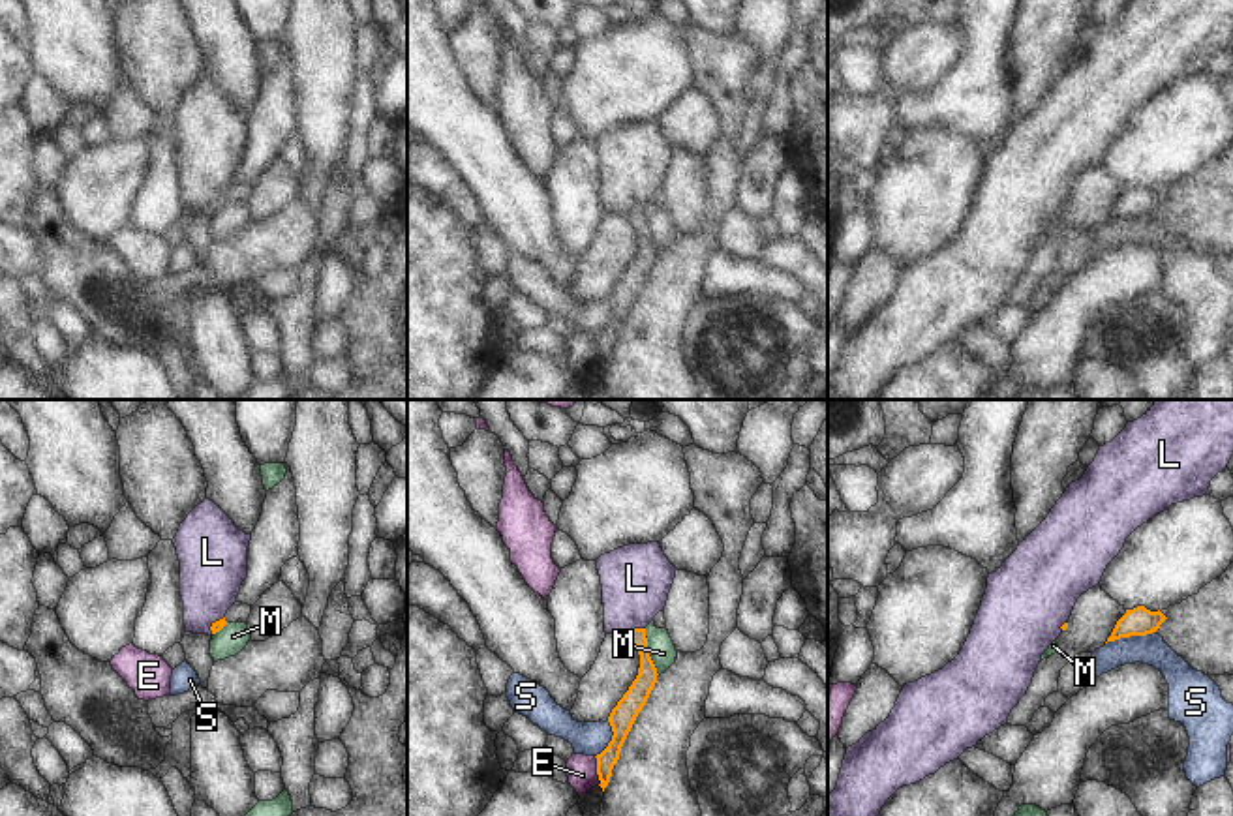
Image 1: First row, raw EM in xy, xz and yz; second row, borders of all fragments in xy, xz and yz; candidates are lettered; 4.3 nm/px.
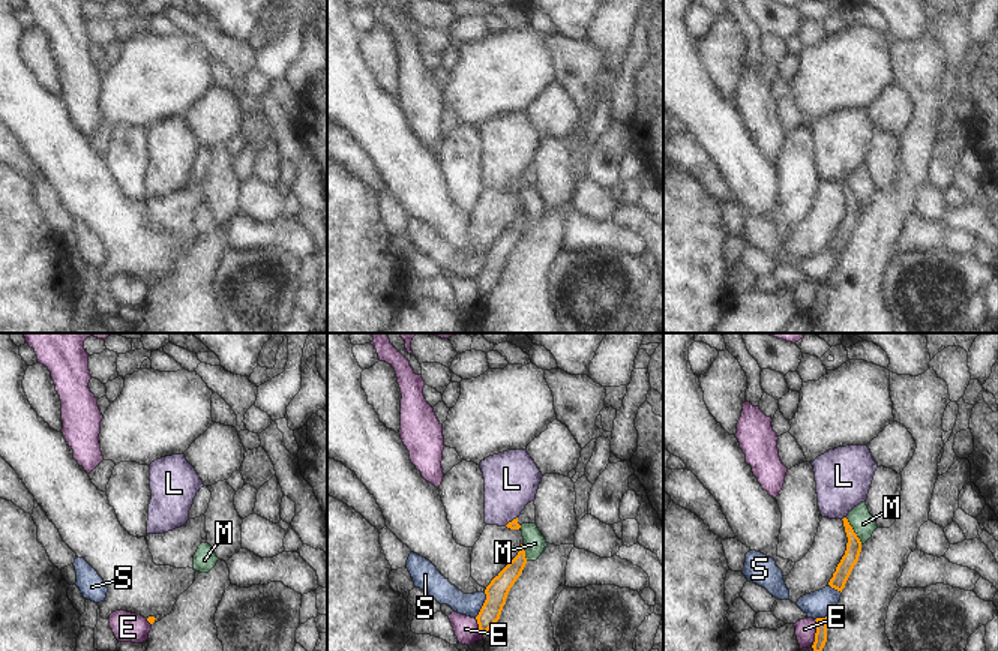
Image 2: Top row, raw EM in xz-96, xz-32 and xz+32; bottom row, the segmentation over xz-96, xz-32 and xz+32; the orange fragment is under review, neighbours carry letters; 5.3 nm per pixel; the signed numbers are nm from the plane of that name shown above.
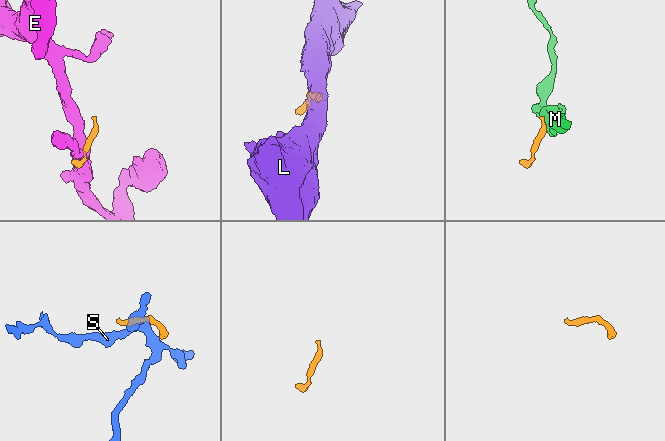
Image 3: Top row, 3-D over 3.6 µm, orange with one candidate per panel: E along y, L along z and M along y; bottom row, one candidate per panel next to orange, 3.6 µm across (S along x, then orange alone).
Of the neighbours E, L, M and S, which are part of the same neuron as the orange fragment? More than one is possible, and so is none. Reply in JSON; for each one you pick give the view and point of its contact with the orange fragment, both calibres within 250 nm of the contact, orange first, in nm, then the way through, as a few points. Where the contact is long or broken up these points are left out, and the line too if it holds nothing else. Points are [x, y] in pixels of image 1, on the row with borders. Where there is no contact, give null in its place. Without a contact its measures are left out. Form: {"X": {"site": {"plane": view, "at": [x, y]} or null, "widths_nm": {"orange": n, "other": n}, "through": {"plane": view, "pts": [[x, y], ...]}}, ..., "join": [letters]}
{"join": []}

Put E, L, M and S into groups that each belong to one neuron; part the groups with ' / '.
E / L / M / S

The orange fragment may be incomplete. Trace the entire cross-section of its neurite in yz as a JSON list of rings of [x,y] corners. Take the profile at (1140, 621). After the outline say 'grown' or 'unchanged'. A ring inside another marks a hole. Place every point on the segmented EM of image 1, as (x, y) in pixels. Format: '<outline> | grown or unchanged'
[[[1145,606],[1126,610],[1126,613],[1117,621],[1107,642],[1115,642],[1130,636],[1147,636],[1160,628],[1167,617],[1158,610],[1150,612]]] | unchanged

